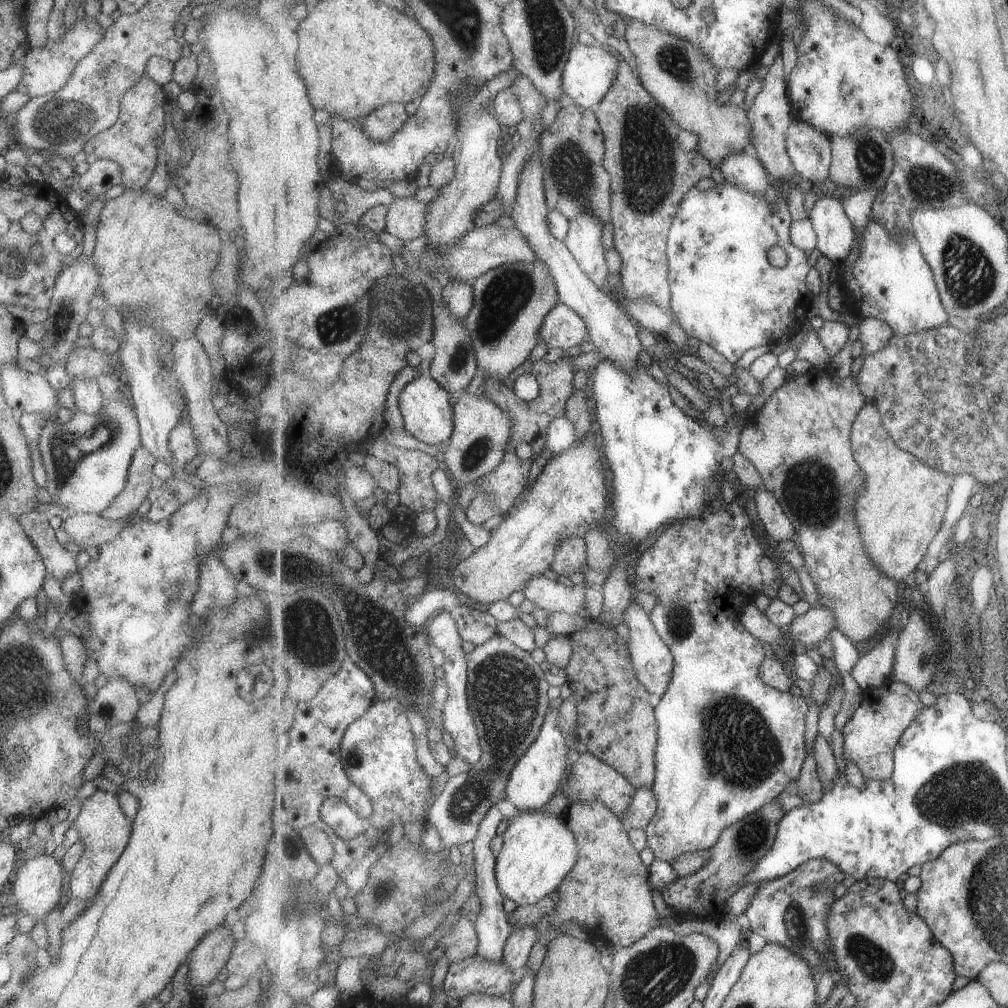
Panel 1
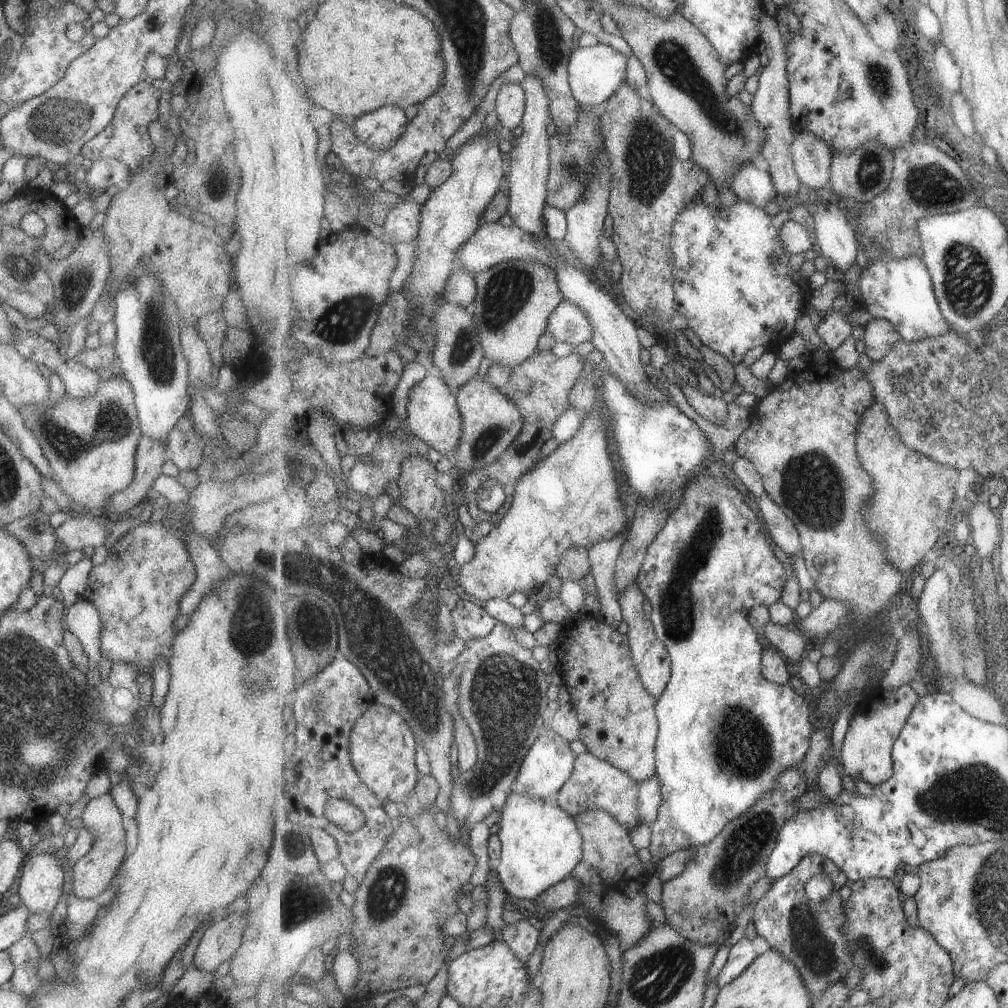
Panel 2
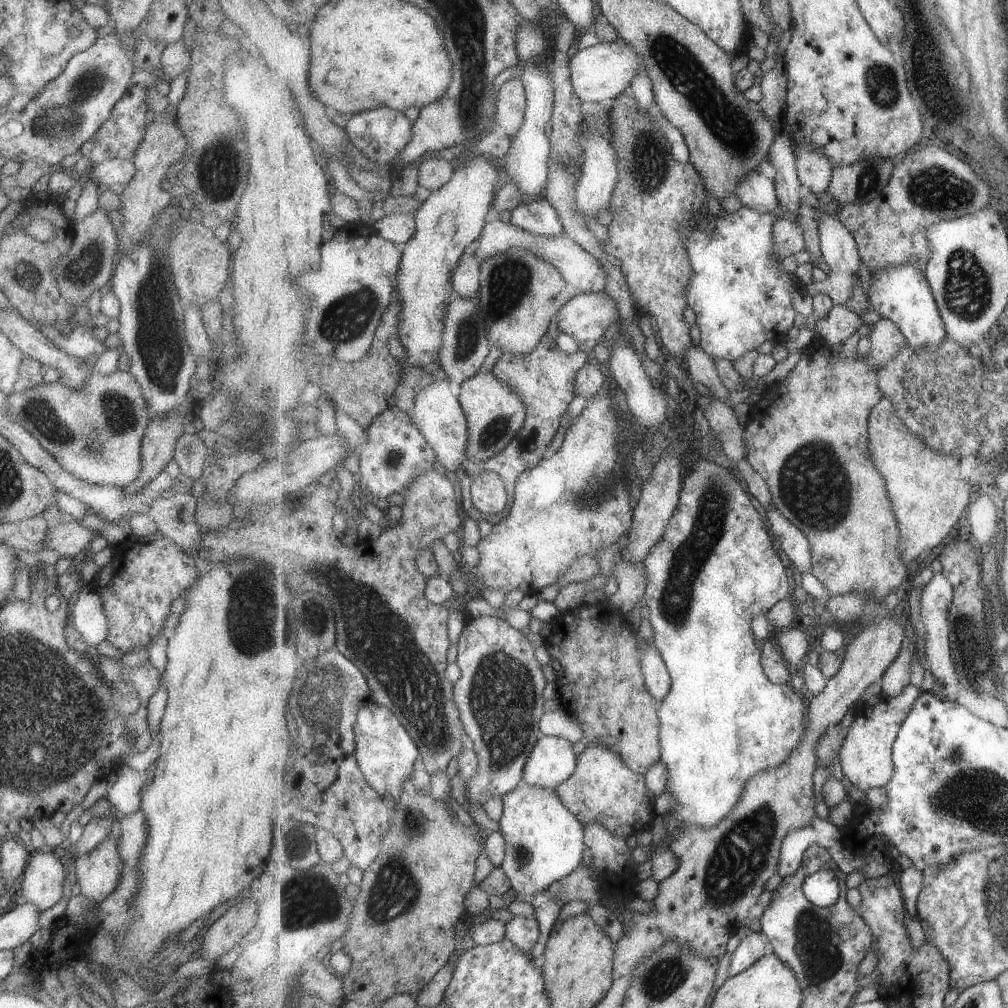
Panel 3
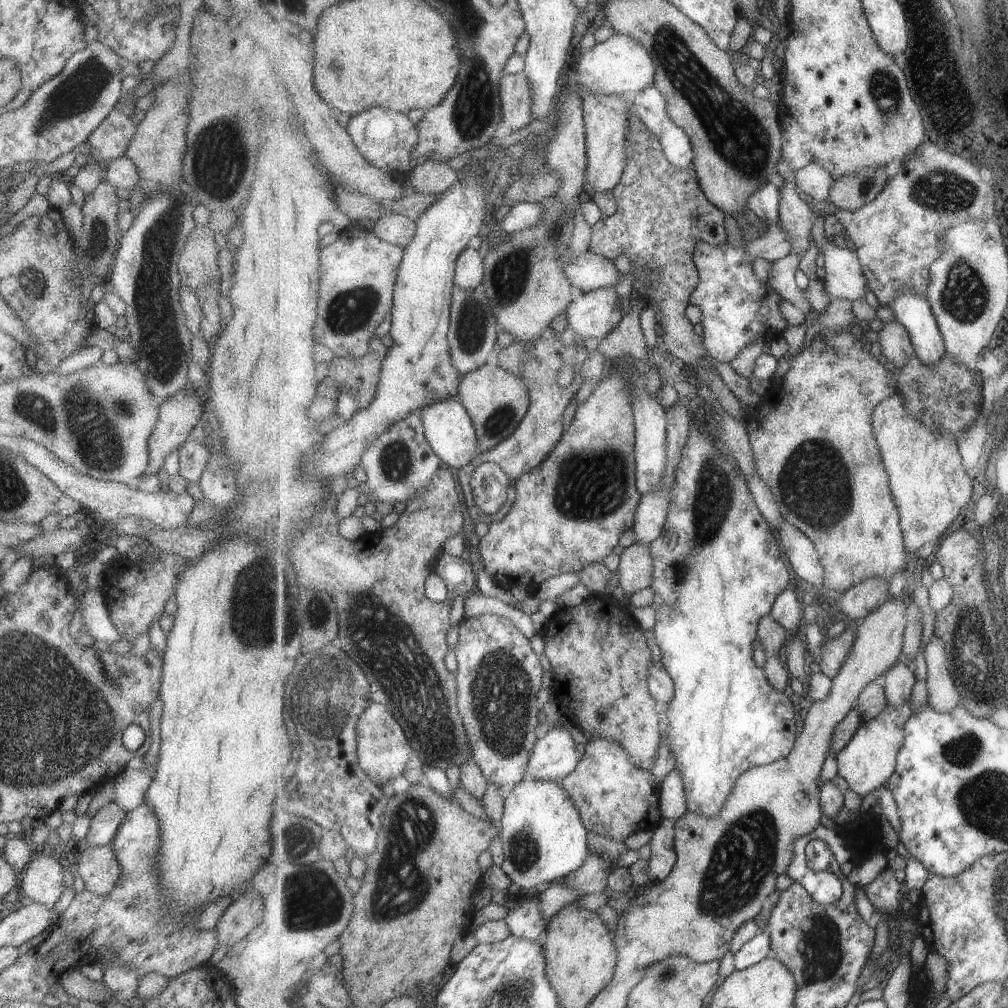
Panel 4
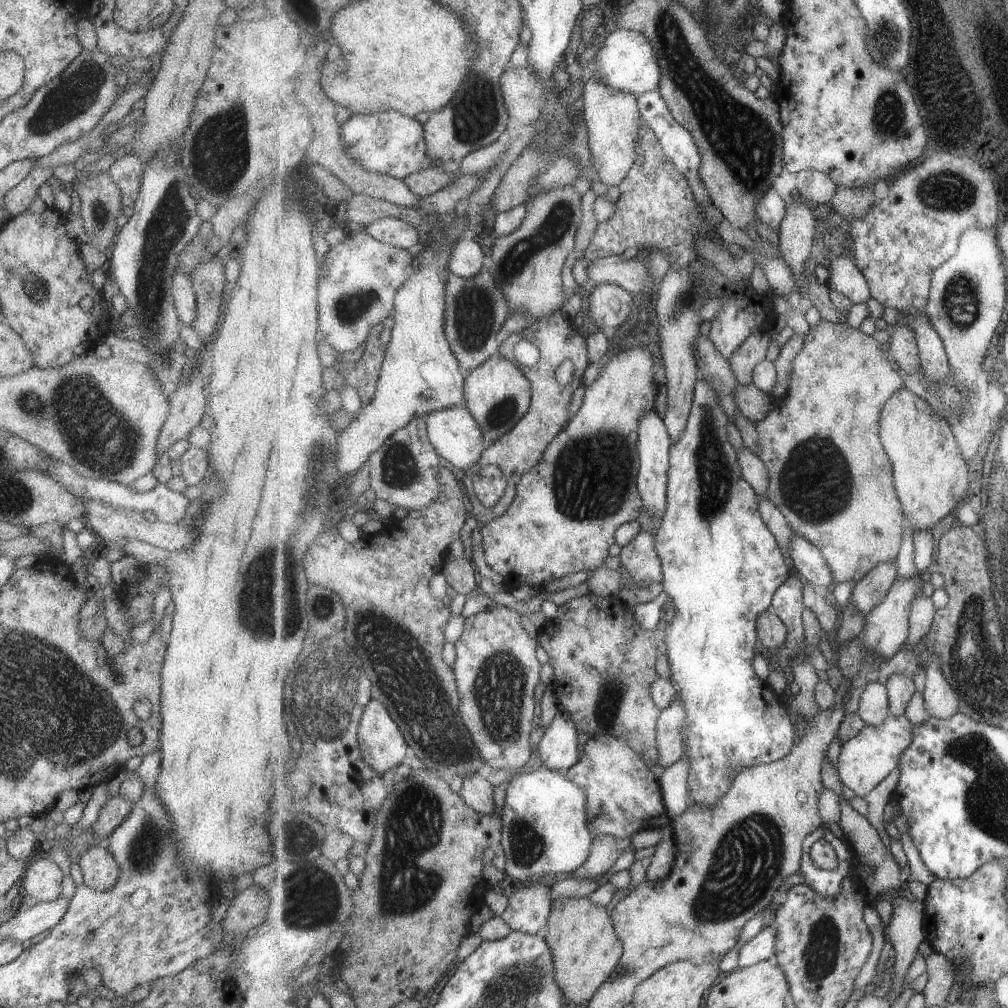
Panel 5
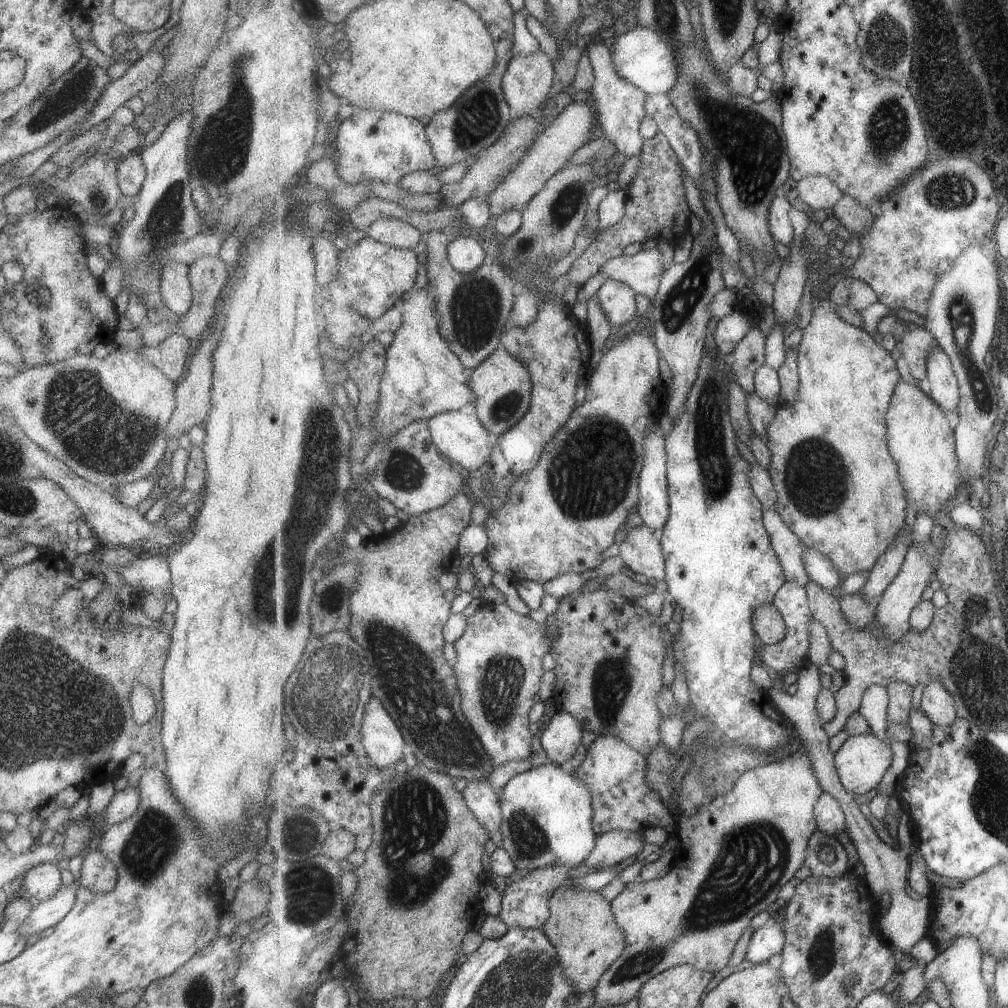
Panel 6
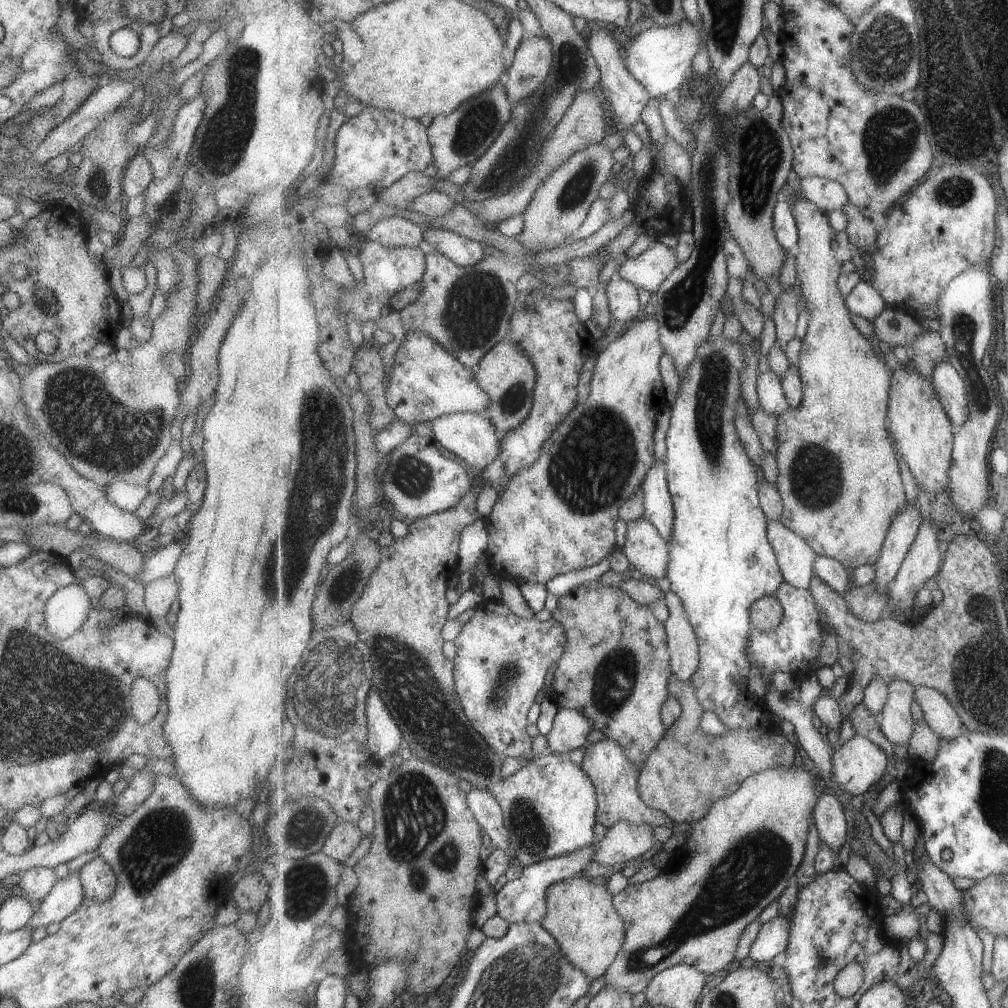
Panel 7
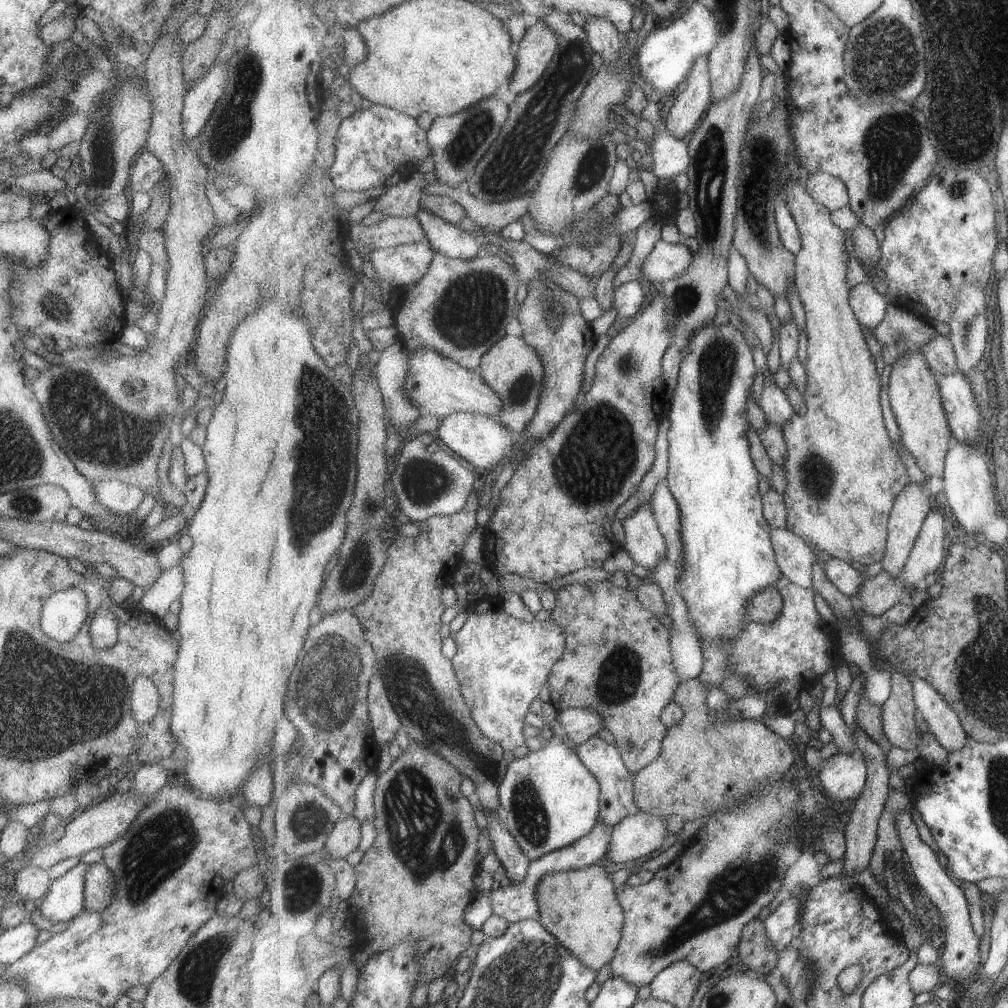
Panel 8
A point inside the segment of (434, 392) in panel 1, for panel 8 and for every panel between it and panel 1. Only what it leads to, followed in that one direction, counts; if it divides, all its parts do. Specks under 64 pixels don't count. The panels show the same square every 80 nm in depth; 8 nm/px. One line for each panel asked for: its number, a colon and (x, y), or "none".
2: (433, 414)
3: (437, 409)
4: (449, 429)
5: (455, 433)
6: (459, 435)
7: (472, 437)
8: (483, 441)

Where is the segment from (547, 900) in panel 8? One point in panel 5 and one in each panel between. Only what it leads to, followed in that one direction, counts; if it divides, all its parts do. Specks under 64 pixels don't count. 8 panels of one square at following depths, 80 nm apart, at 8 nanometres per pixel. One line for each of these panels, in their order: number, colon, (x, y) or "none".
5: (586, 947)
6: (582, 927)
7: (582, 917)

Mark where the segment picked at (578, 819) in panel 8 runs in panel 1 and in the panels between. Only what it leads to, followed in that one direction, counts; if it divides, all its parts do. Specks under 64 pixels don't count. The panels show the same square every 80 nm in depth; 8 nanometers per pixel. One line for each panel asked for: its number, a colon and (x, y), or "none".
1: (540, 850)
2: (541, 843)
3: (545, 841)
4: (545, 839)
5: (545, 829)
6: (548, 813)
7: (550, 805)

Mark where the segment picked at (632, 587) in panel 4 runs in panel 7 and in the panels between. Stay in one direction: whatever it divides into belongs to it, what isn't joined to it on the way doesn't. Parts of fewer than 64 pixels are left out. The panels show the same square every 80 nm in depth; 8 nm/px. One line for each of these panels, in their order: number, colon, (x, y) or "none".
5: (639, 558)
6: (641, 552)
7: (646, 549)

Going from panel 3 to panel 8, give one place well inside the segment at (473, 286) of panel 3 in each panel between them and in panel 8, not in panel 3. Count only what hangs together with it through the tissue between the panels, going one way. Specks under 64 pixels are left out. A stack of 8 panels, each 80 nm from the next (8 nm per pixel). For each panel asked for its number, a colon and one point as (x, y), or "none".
4: (469, 271)
5: (468, 259)
6: (466, 254)
7: (464, 252)
8: (445, 238)

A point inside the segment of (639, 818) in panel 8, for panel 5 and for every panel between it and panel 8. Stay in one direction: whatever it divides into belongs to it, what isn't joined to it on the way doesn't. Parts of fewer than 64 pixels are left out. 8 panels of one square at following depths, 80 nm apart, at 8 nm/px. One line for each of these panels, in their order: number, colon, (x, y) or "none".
5: (607, 850)
6: (611, 848)
7: (624, 842)

